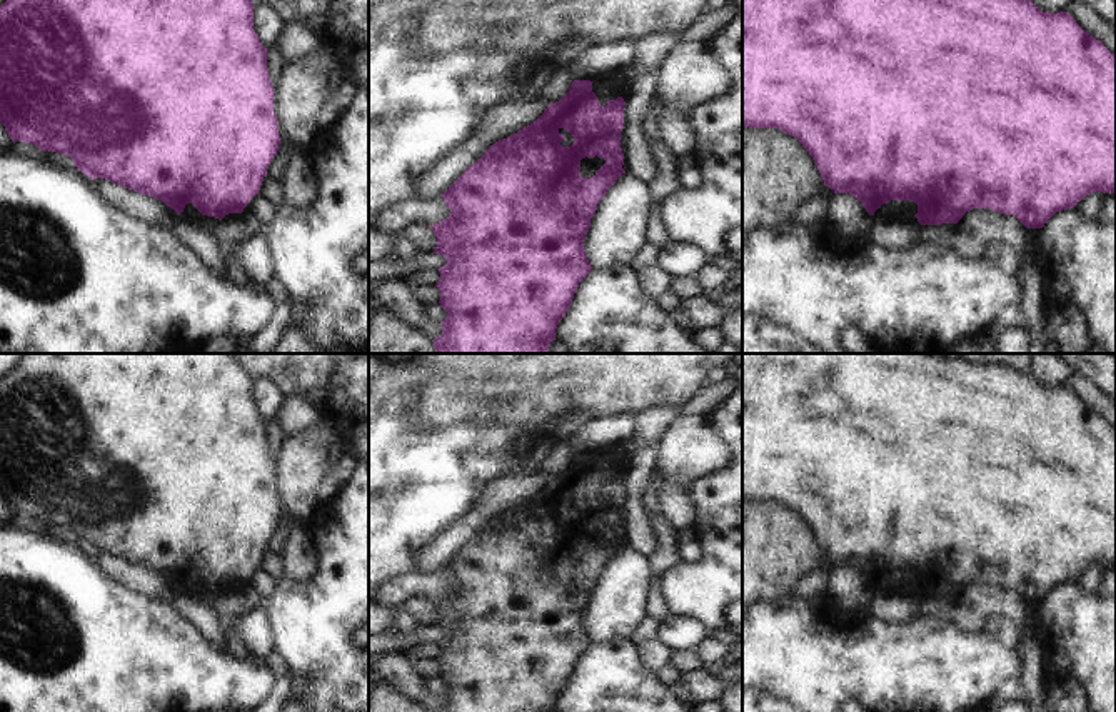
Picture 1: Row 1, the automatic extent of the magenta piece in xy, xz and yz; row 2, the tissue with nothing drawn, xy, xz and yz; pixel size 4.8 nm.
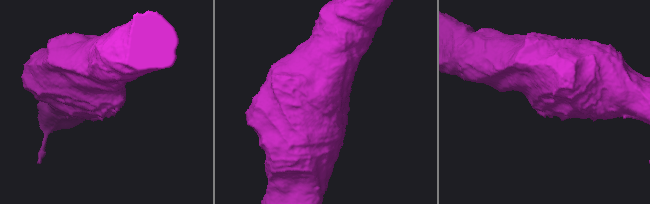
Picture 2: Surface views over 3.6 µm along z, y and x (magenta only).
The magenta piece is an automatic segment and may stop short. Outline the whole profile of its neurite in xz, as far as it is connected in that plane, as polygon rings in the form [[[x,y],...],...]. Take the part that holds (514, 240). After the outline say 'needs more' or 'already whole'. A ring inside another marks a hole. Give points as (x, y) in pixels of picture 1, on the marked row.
[[[574,80],[569,92],[559,102],[550,103],[534,123],[490,145],[485,153],[440,195],[445,205],[450,208],[450,215],[435,225],[429,225],[437,237],[437,247],[432,253],[439,253],[447,260],[447,263],[439,268],[440,280],[435,283],[440,292],[439,303],[447,312],[445,320],[440,323],[442,335],[432,340],[435,353],[549,353],[549,345],[552,340],[555,340],[555,328],[559,322],[569,310],[579,283],[592,270],[584,250],[584,237],[589,232],[591,218],[594,217],[597,203],[606,197],[607,190],[622,173],[626,173],[622,168],[624,153],[621,148],[624,105],[624,98],[617,97],[602,107],[592,92],[591,80]],[[586,157],[606,160],[606,163],[601,165],[601,168],[596,170],[596,175],[591,178],[581,177],[581,160]]]; needs more

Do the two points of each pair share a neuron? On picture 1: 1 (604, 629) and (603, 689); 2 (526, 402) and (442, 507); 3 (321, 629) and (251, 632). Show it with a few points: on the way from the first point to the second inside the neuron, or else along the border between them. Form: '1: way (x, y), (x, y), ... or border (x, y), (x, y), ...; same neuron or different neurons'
1: border (628, 636), (614, 636), (593, 644); different neurons
2: border (469, 421), (477, 427), (516, 426), (522, 432); different neurons
3: border (259, 607), (267, 621), (274, 651); different neurons

